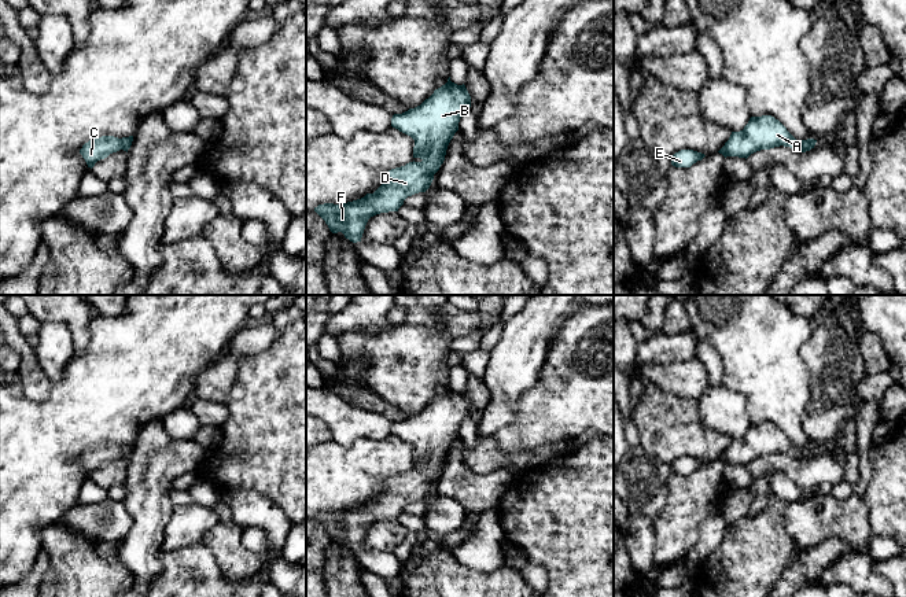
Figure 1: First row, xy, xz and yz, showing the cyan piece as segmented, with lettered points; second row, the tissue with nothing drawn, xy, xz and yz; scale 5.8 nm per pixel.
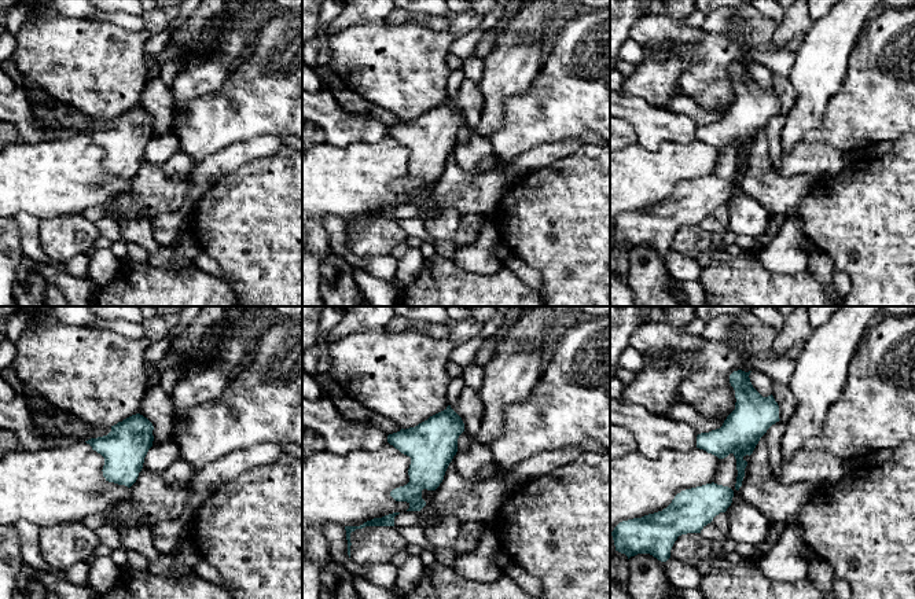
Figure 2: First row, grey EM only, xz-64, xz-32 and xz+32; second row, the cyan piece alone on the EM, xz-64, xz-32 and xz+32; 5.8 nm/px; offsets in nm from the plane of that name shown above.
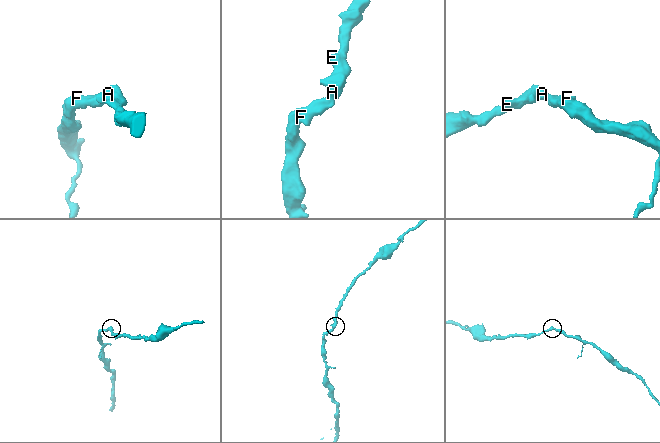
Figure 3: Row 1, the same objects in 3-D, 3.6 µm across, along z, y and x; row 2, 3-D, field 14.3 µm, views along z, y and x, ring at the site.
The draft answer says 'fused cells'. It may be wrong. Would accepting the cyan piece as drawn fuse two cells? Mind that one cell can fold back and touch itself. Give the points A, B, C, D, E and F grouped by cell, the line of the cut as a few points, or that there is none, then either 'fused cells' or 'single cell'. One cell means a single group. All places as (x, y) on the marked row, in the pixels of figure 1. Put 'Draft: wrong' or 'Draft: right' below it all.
A B C D E F; no cut; single cell
Draft: wrong

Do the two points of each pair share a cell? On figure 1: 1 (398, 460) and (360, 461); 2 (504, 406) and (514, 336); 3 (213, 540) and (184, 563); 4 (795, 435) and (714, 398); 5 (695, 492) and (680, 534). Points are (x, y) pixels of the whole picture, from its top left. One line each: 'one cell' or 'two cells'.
1: one cell
2: one cell
3: two cells
4: two cells
5: one cell

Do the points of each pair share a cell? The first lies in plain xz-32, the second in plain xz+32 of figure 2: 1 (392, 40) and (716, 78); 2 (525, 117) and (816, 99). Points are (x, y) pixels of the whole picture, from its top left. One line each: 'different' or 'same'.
1: same
2: different

